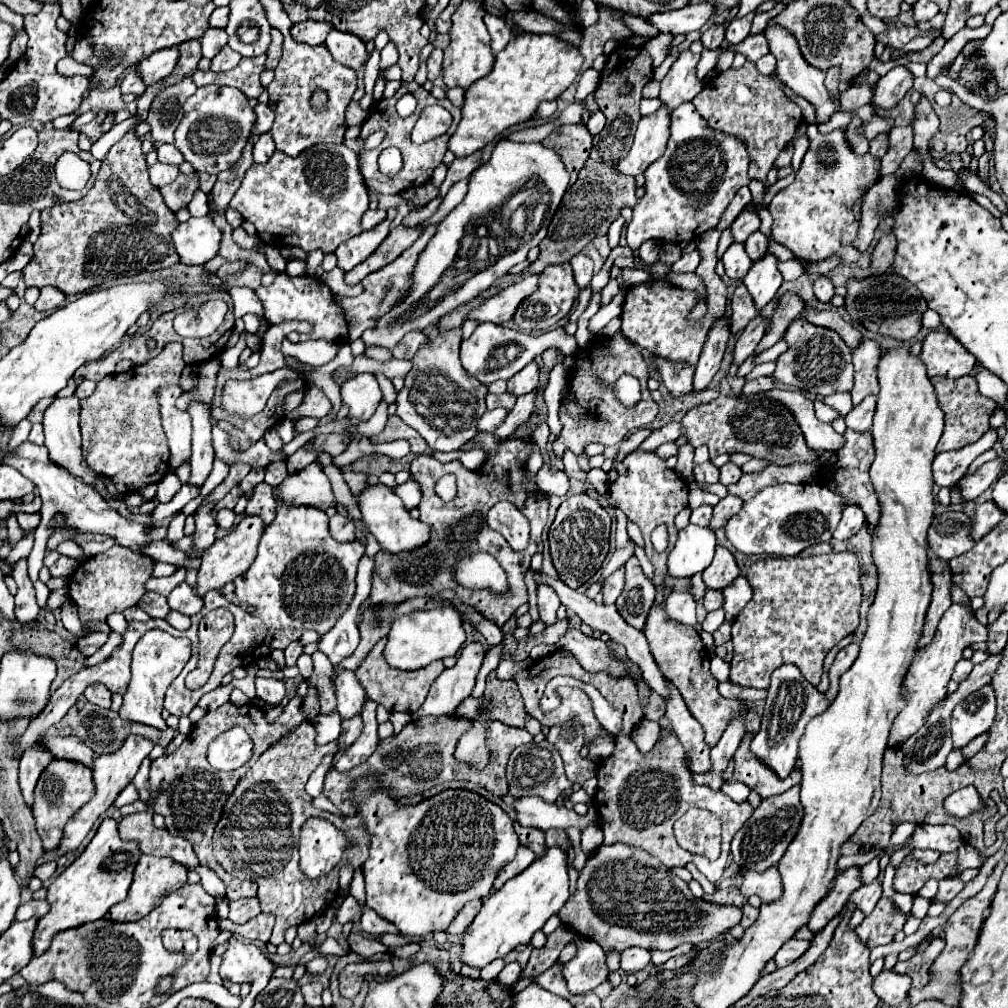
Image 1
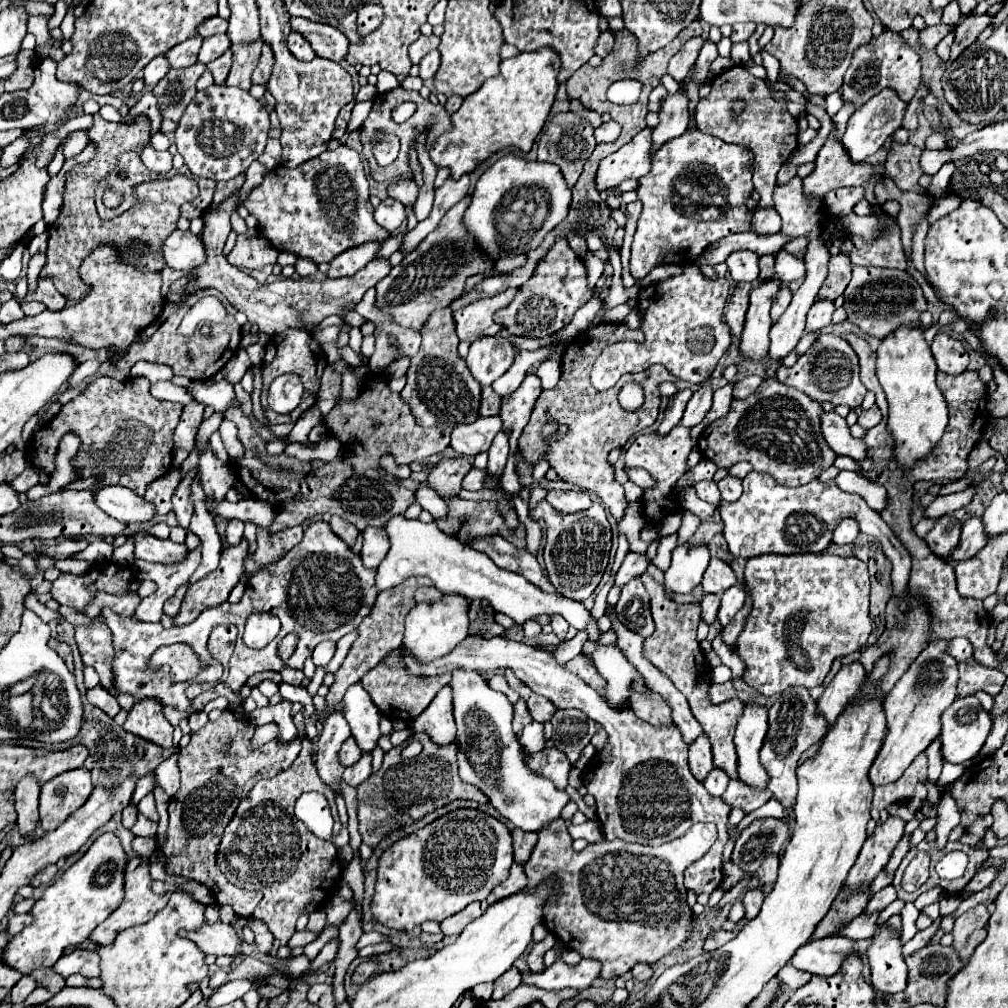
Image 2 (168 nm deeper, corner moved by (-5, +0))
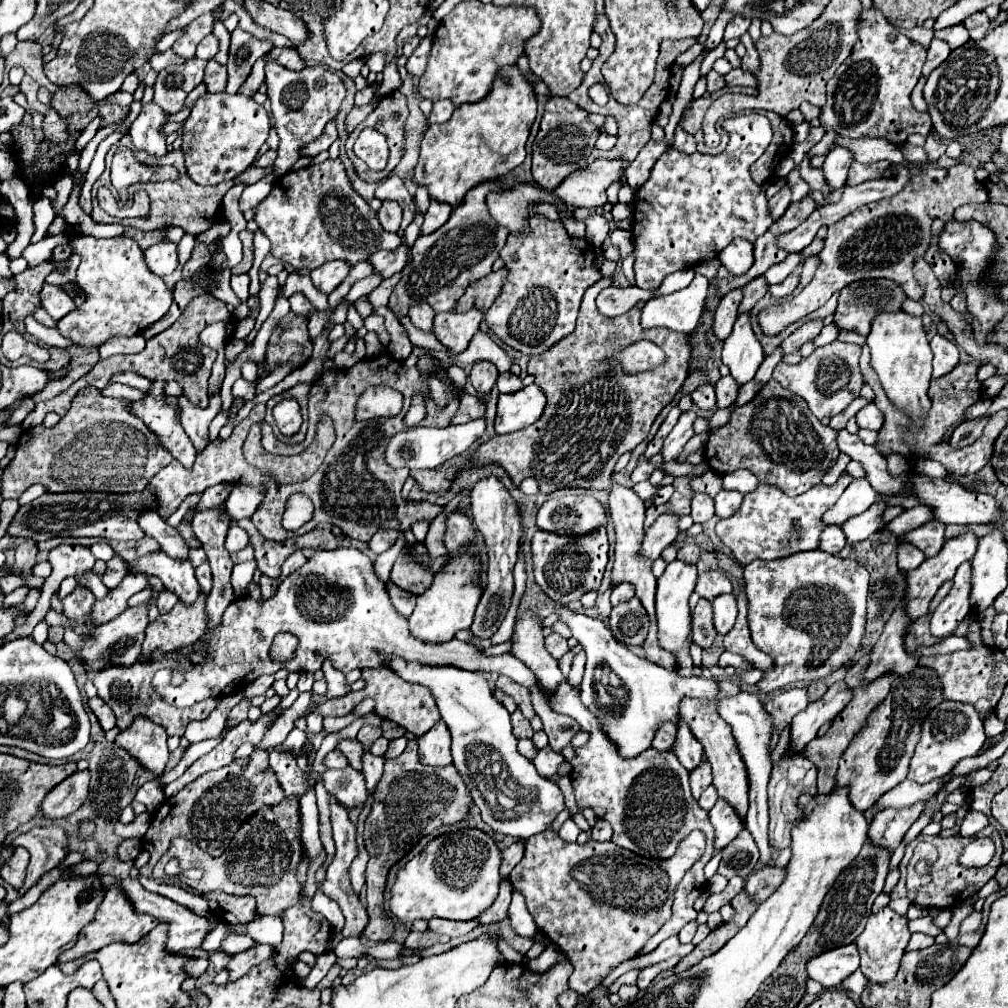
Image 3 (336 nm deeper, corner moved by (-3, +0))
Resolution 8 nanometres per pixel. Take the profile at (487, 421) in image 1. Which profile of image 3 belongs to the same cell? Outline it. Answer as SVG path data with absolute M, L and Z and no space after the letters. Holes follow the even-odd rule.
M475 419L465 425L451 425L445 429L429 429L429 427L413 427L391 437L385 457L391 467L409 467L409 469L435 469L447 459L467 451L481 435L485 433L485 419Z

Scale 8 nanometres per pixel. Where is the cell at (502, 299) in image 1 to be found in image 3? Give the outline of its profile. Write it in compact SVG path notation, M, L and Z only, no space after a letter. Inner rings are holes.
M469 309L463 313L457 311L437 313L435 335L443 345L447 345L457 355L467 349L471 337L479 331L481 321L483 321L483 311L479 309Z

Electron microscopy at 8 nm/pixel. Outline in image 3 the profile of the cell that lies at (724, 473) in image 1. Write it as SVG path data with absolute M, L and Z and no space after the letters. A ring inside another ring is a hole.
M721 489L715 497L715 515L717 517L731 517L739 509L741 501L743 501L743 495L739 491Z

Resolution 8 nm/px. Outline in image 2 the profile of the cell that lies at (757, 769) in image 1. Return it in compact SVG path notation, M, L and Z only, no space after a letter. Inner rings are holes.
M733 779L729 781L727 791L721 795L721 801L729 803L731 809L743 809L743 813L751 813L755 809L759 809L761 805L765 805L773 795L769 795L769 791L753 791L751 787L747 787L743 781Z

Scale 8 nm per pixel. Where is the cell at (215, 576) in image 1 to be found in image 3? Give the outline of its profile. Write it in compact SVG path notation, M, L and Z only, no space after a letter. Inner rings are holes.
M201 591L195 603L191 605L177 603L169 613L159 615L157 621L149 623L143 643L143 655L149 655L153 649L161 651L181 649L195 643L195 639L203 637L205 627L209 623L205 601L207 595Z

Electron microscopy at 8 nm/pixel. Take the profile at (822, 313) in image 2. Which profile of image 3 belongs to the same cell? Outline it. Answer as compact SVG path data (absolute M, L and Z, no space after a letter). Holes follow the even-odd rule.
M811 319L811 321L807 321L805 325L801 325L799 329L795 329L795 331L781 343L783 353L787 355L787 353L797 351L803 343L815 339L815 337L821 333L821 329L823 329L823 319Z

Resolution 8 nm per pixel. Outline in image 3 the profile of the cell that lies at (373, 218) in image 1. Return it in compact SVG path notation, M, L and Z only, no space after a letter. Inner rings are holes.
M383 201L381 209L377 211L377 217L379 217L379 223L381 223L381 227L383 227L385 231L397 233L397 231L399 231L399 225L401 225L401 219L403 219L403 213L401 213L399 203Z

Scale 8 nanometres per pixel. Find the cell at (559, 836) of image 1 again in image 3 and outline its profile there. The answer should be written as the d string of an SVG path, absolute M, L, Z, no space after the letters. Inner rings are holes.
M551 827L533 835L525 843L525 857L511 871L509 881L525 897L527 909L533 915L539 931L549 937L553 945L573 963L575 971L569 979L569 987L579 995L591 993L619 963L633 959L641 953L643 945L661 929L661 925L673 915L675 887L683 875L693 867L693 863L705 851L705 833L689 833L677 847L675 855L669 859L647 859L635 855L613 841L593 841L585 845L567 843Z

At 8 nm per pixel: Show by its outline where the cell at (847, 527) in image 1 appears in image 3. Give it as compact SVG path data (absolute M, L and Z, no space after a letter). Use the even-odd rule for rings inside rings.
M829 525L825 527L823 531L823 539L821 539L821 551L827 551L831 555L837 555L843 547L845 547L847 539L845 539L845 533L839 525Z

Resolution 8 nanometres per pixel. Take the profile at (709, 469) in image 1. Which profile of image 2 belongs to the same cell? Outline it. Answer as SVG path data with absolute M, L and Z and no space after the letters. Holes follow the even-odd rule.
M699 481L695 485L695 489L697 489L699 499L703 499L703 501L715 505L715 507L719 507L721 497L719 497L719 489L717 489L717 483L715 481Z

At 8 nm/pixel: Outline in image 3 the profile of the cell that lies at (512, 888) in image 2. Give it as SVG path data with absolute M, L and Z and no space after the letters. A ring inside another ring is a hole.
M503 879L499 885L499 895L493 901L493 905L489 909L485 909L479 919L483 919L483 925L491 925L491 923L499 923L507 917L507 909L511 903L511 895L513 895L513 885L509 879Z

